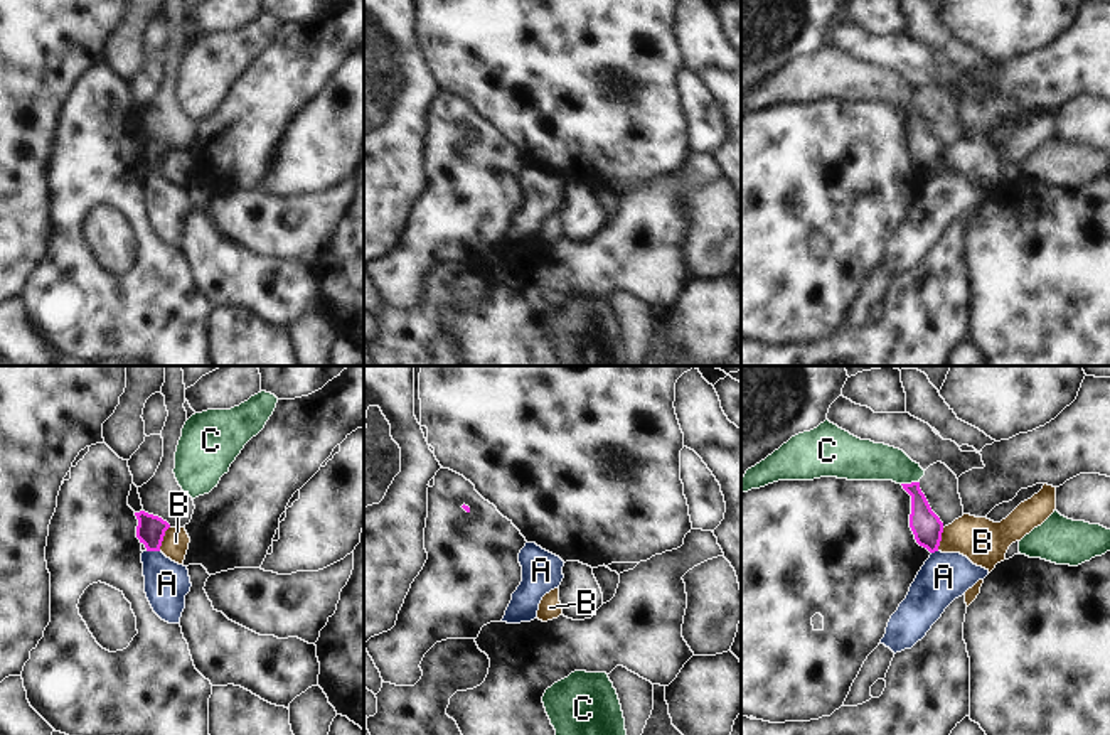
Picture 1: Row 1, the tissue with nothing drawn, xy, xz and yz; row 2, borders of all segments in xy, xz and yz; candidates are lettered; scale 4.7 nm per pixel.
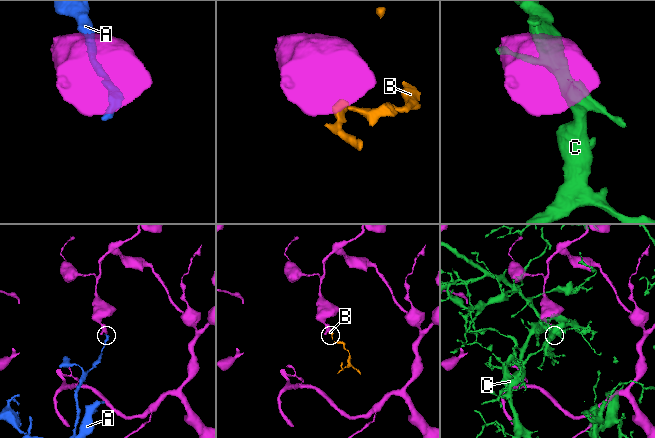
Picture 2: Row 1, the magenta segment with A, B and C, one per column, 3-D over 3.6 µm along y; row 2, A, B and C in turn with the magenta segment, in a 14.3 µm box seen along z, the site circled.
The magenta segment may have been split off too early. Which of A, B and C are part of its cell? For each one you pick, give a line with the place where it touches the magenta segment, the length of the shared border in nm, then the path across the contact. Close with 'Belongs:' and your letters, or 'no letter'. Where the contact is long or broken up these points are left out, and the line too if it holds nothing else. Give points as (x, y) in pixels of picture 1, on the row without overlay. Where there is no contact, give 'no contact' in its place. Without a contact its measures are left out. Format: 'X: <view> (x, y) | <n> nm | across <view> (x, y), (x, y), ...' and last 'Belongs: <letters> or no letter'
Belongs: no letter

